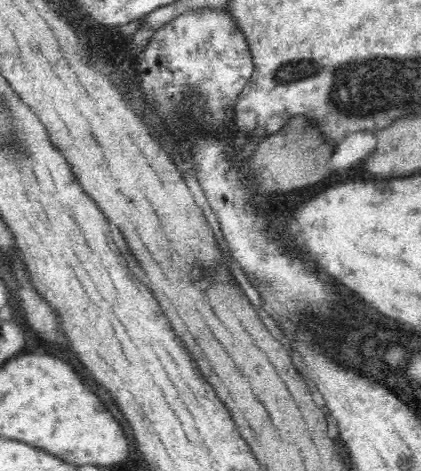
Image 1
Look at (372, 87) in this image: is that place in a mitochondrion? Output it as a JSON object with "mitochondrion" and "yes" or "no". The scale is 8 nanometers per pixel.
{"mitochondrion":"yes"}

